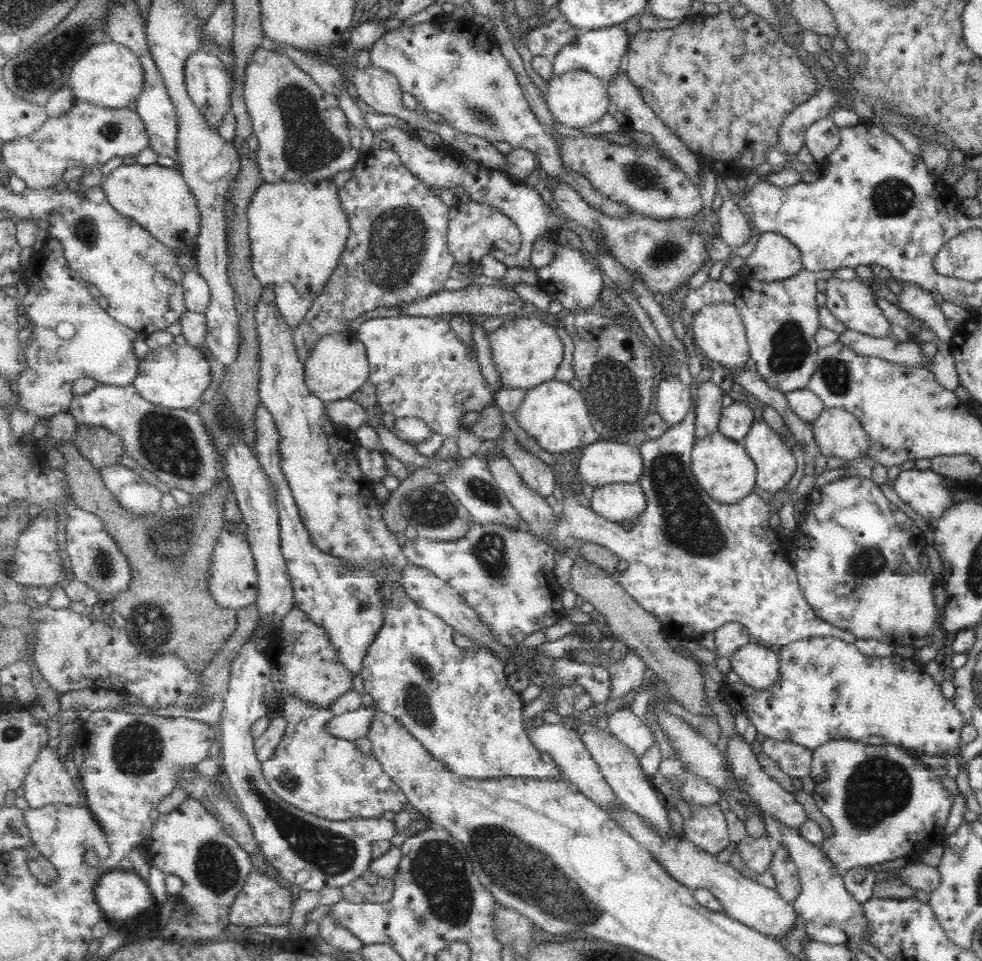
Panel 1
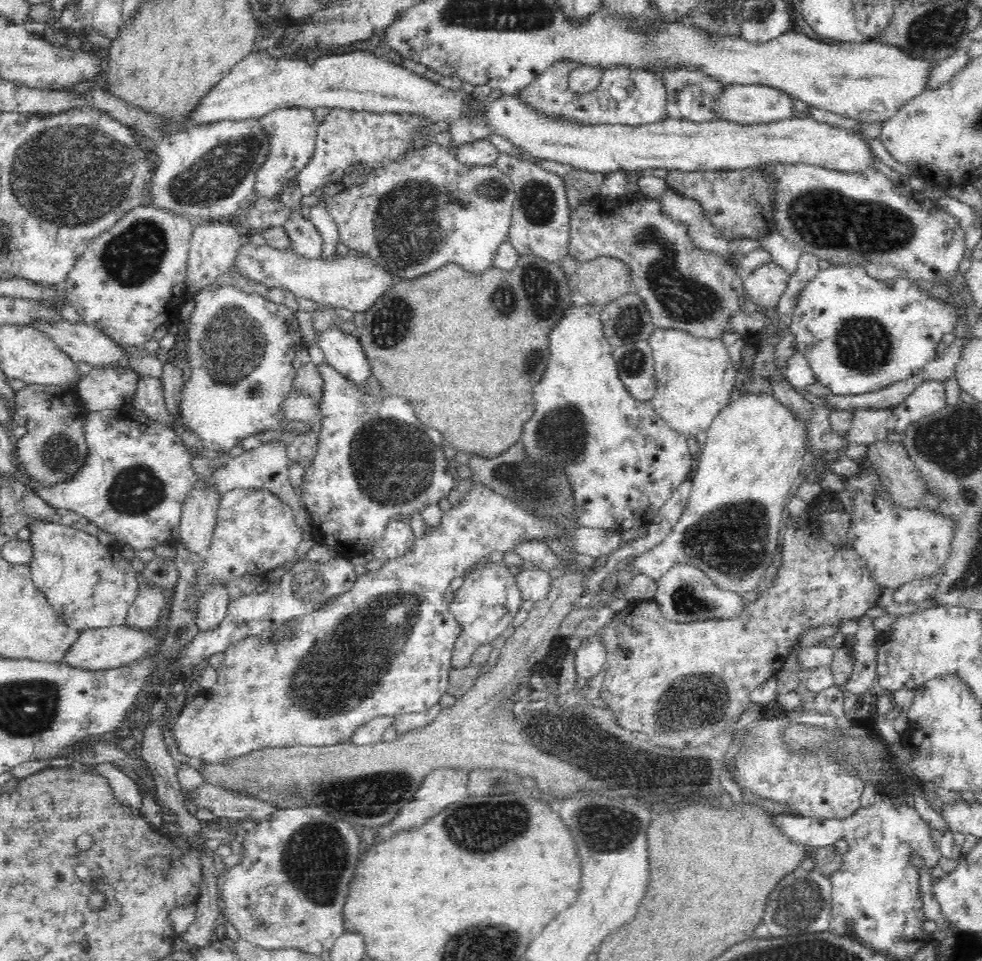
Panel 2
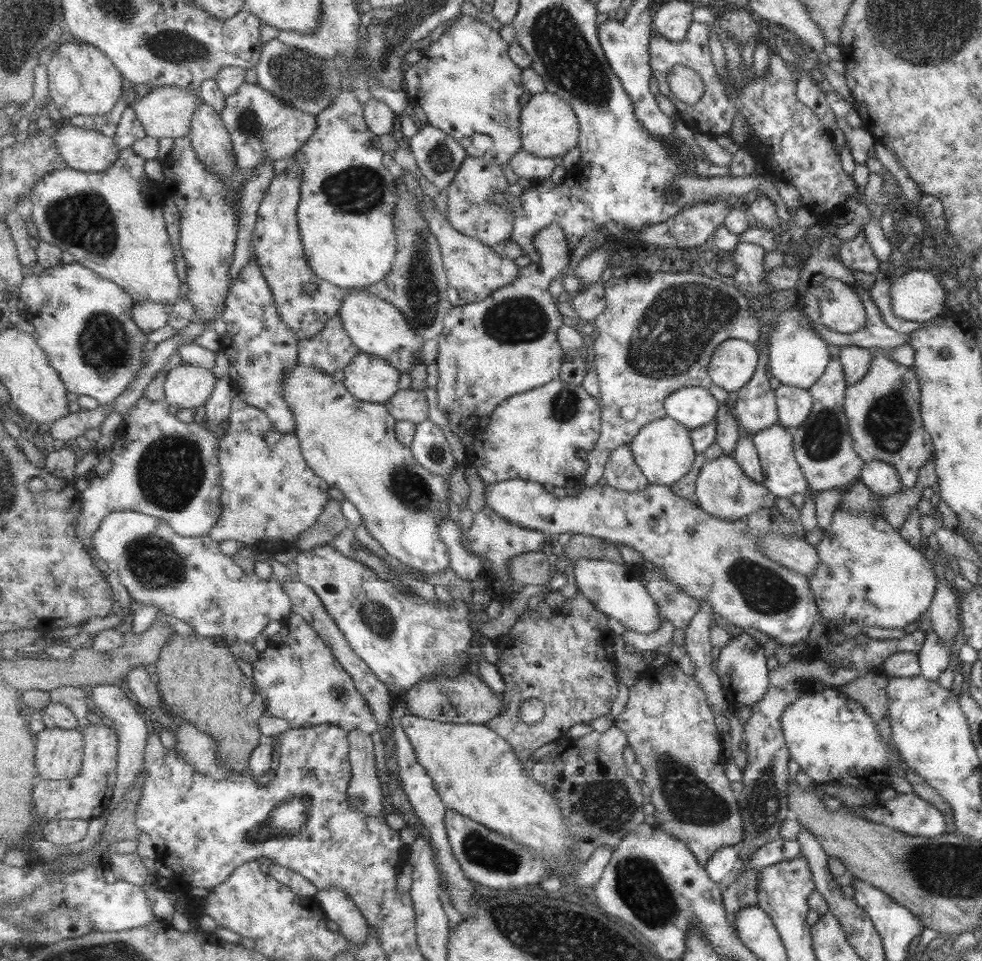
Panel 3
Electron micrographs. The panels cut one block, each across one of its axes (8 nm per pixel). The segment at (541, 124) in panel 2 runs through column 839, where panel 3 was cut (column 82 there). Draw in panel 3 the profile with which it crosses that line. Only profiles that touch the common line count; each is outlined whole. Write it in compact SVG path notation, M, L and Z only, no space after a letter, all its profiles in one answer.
M57 125L55 147L68 167L83 173L103 173L118 161L121 151L117 142L97 130Z

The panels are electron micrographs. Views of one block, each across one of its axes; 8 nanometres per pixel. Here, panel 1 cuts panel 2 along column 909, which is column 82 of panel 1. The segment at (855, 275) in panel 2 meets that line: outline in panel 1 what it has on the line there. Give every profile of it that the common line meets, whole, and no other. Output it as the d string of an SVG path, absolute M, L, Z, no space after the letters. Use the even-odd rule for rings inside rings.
M48 238L41 249L32 253L24 283L28 291L22 306L31 332L25 341L29 366L15 381L25 410L11 414L11 428L15 428L19 438L32 432L41 417L68 412L74 398L74 383L79 379L93 378L101 385L115 387L134 385L141 361L135 354L133 340L143 337L97 304L87 281L70 267L62 242L55 238ZM61 322L69 322L75 328L71 338L63 339L55 332ZM29 412L34 420L29 420Z

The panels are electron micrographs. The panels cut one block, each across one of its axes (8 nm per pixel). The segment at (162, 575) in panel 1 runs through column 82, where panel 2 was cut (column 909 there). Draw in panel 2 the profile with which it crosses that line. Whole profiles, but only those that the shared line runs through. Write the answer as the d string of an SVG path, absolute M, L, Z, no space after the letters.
M884 439L867 448L867 464L890 491L895 504L907 509L923 508L921 498L926 488L904 443Z

